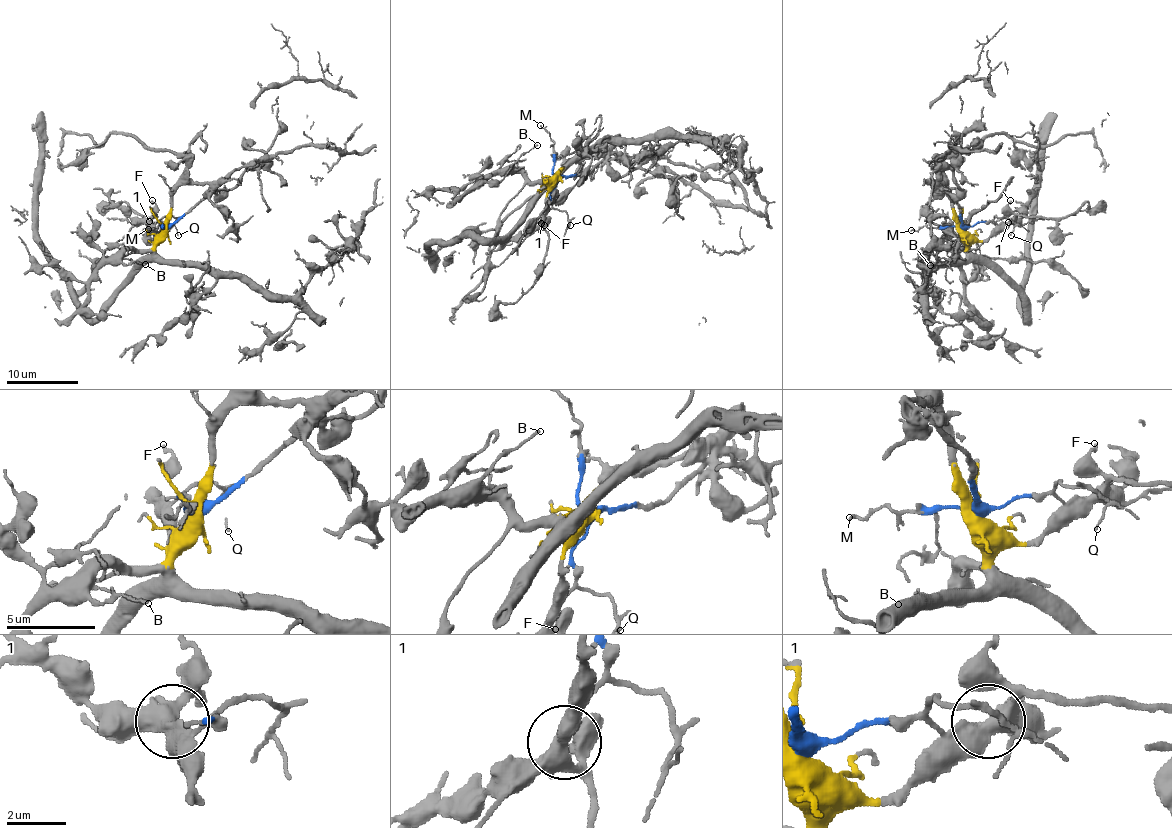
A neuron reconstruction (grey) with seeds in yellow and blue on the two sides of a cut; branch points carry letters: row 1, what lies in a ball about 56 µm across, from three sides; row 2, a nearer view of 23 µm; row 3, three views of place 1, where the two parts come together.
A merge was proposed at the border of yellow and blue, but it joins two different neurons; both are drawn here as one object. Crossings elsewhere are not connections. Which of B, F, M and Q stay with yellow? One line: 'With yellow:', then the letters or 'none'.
With yellow: B, F

